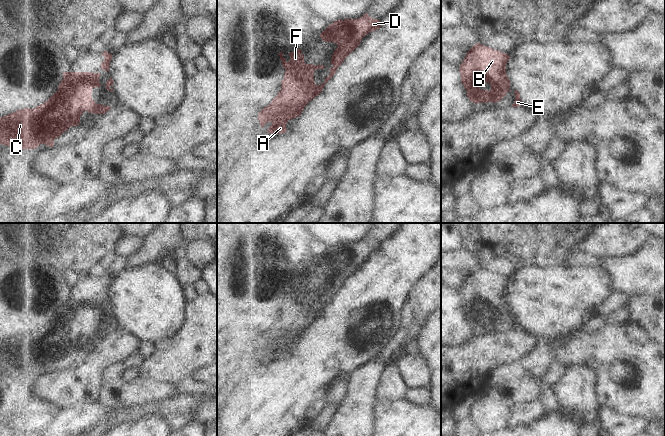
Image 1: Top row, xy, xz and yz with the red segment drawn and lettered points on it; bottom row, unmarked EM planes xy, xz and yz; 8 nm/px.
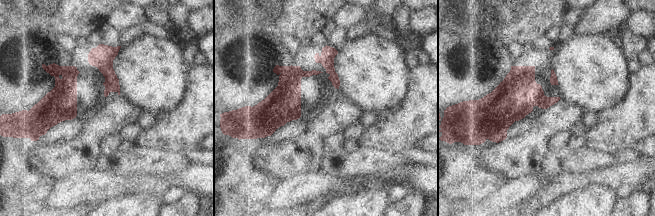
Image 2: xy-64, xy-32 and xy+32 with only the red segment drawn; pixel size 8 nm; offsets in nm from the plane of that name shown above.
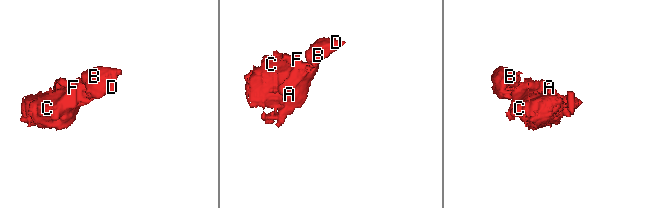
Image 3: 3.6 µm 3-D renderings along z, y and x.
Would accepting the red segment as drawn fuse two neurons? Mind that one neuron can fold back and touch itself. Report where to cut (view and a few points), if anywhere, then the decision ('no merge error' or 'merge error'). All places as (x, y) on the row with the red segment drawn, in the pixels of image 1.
cut none; no merge error

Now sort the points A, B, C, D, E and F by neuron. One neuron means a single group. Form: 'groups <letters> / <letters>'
groups A B C D E F

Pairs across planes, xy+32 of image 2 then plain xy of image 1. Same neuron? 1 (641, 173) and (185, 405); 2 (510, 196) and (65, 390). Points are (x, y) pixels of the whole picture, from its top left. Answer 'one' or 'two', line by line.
1: one
2: two

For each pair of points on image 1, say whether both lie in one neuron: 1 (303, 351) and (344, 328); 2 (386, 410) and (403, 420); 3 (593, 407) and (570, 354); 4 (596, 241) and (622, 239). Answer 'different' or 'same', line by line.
1: same
2: same
3: different
4: same

